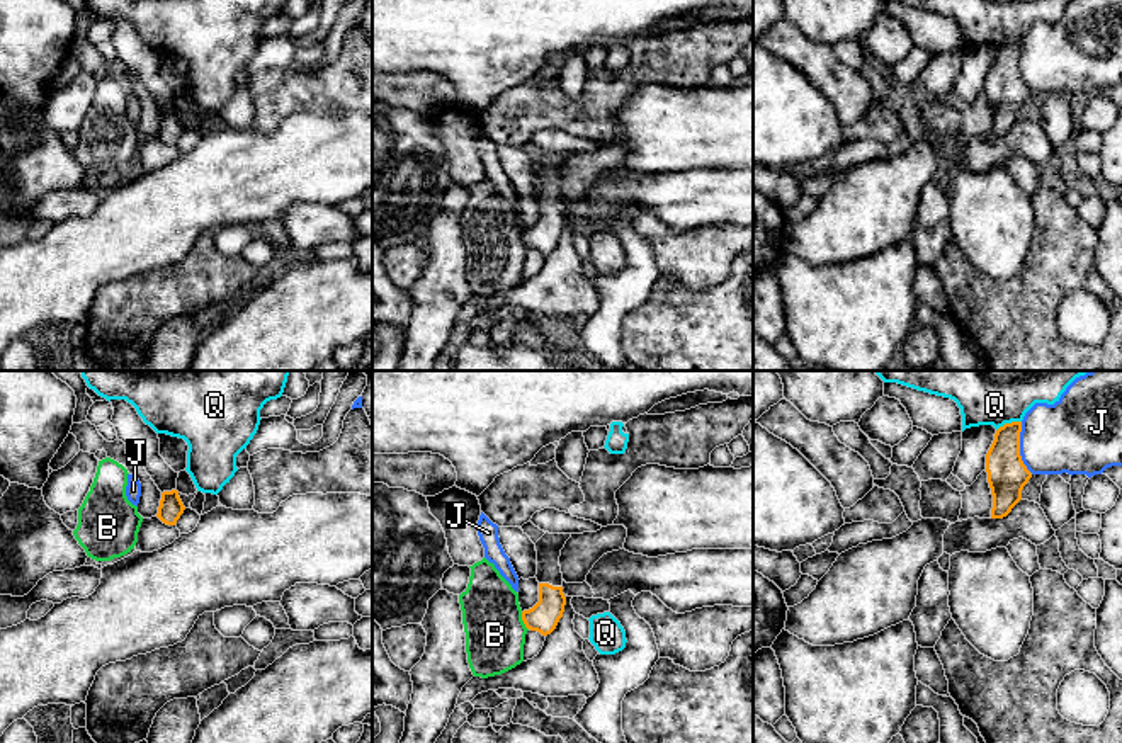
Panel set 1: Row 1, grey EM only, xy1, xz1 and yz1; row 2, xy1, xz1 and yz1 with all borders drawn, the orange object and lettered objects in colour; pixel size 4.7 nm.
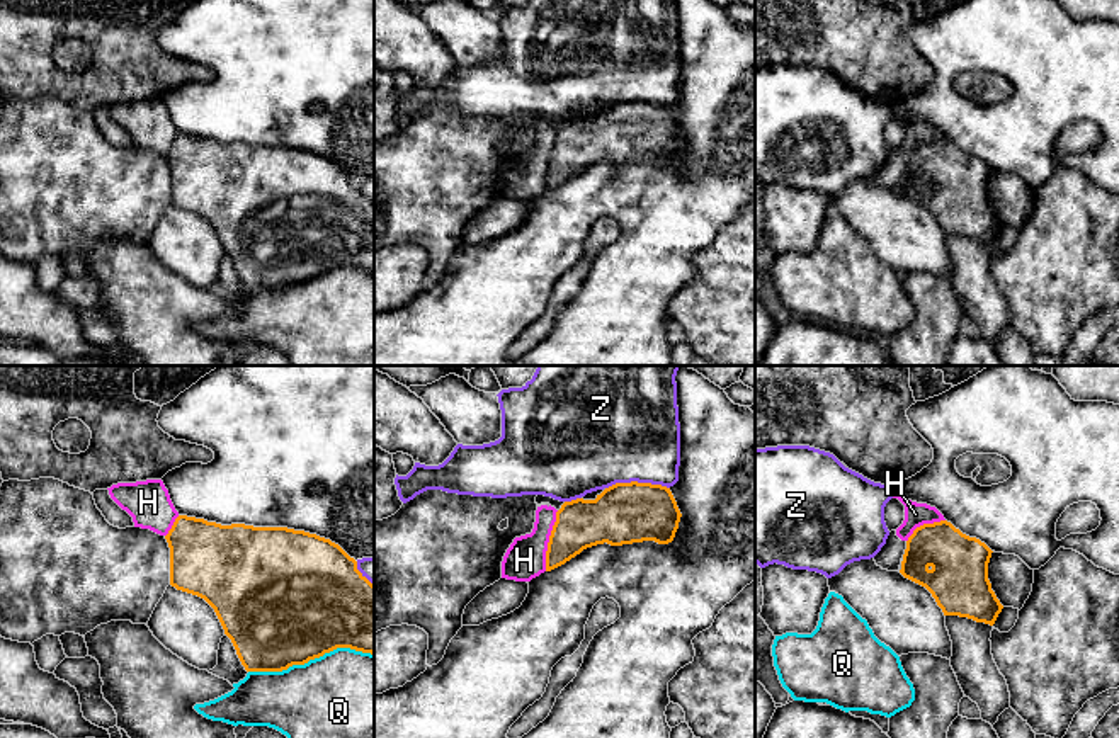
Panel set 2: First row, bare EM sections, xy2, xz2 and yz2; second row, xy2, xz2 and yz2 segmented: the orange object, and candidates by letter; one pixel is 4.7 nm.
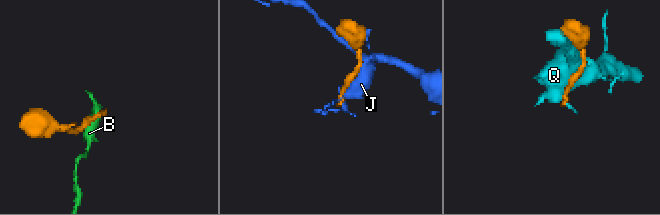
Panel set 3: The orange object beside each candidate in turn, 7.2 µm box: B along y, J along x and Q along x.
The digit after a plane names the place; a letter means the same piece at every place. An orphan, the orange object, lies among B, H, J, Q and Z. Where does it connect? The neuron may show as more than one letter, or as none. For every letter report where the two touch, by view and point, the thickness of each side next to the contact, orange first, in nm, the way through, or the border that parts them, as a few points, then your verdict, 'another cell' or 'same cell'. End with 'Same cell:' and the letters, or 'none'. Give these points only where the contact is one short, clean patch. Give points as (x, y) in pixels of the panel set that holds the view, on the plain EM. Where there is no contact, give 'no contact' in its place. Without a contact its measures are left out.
B: xz1 (522, 238) | 140/280 nm | another cell
H: xz2 (550, 160) | 240/190 nm | along xz2 (558, 130), (548, 162), (545, 189) | another cell
J: yz1 (1019, 67) | 190/340 nm | another cell
Q: xy2 (310, 278) | 500/480 nm | another cell
Z: xz2 (636, 101) | 280/480 nm | another cell
Same cell: none

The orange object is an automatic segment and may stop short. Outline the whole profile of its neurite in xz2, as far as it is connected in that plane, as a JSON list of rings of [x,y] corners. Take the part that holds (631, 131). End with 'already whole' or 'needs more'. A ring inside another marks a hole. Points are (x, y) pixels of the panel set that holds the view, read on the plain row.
[[[616,102],[595,119],[565,121],[556,131],[548,170],[551,190],[597,163],[622,165],[643,160],[668,163],[680,141],[670,107],[651,102]]]; already whole

